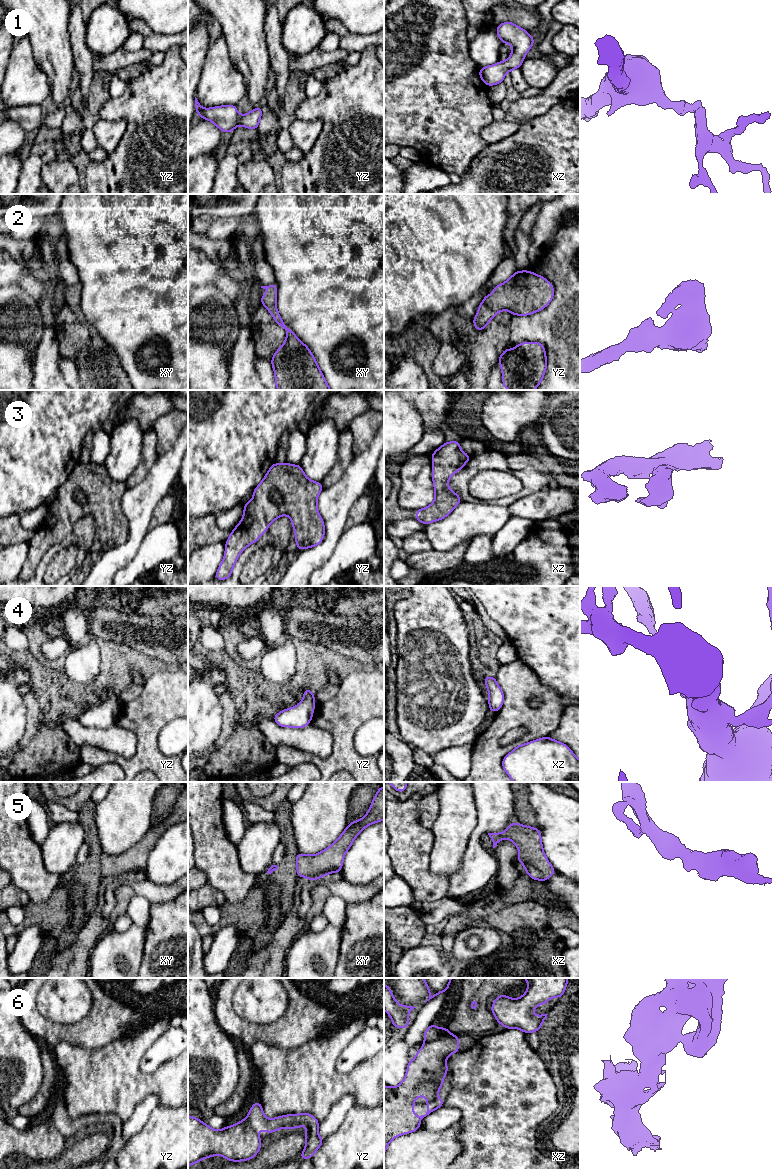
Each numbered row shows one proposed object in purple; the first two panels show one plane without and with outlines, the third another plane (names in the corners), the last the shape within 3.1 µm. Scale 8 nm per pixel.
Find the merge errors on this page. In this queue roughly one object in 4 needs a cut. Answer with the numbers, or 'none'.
6

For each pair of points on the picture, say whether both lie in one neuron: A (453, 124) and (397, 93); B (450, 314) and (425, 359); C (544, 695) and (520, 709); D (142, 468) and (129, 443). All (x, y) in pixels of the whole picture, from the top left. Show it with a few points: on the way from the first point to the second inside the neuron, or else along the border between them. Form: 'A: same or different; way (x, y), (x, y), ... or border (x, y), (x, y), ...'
A: same; way (439, 110), (422, 93), (411, 93)
B: different; border (429, 328), (439, 344), (439, 352), (434, 363)
C: same; way (537, 694), (530, 694), (522, 702)
D: different; border (143, 439), (142, 456), (131, 475), (125, 481)

